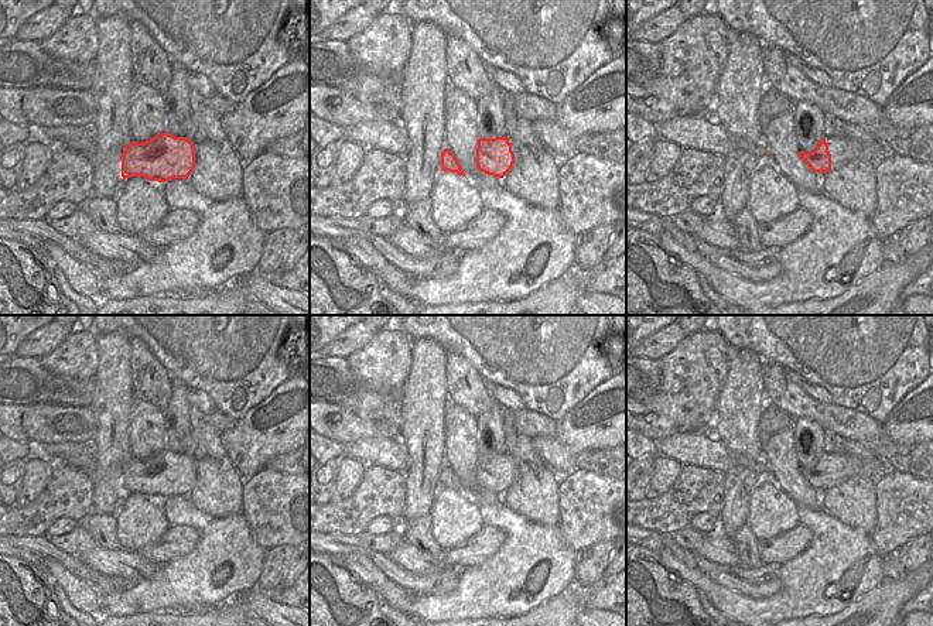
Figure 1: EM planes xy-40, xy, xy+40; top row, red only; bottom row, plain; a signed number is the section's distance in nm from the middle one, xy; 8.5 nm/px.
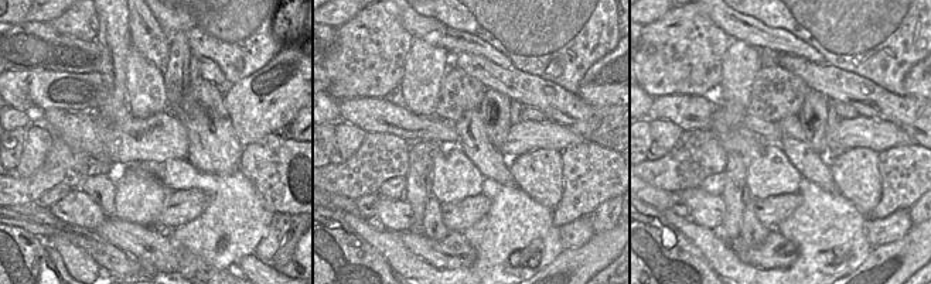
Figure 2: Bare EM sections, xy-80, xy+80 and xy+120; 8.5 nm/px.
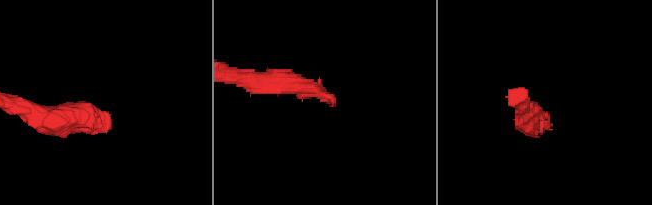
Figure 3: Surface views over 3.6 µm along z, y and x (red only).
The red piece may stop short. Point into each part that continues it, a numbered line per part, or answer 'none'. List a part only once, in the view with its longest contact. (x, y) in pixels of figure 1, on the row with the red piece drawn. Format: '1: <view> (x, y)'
1: xy+40 (843, 150)

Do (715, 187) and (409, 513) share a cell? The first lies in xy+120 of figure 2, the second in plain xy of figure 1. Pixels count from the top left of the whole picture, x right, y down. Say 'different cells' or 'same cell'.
different cells

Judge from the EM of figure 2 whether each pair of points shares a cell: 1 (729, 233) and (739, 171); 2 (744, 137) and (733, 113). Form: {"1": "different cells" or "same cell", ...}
{"1": "same cell", "2": "same cell"}

